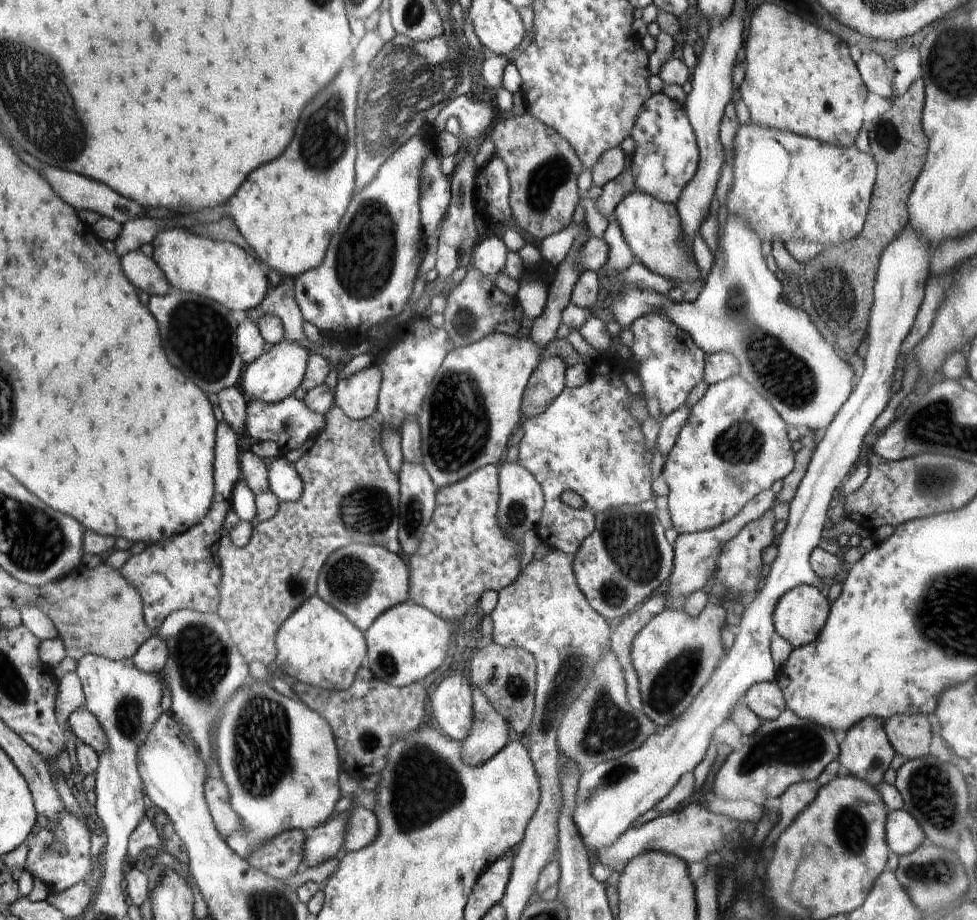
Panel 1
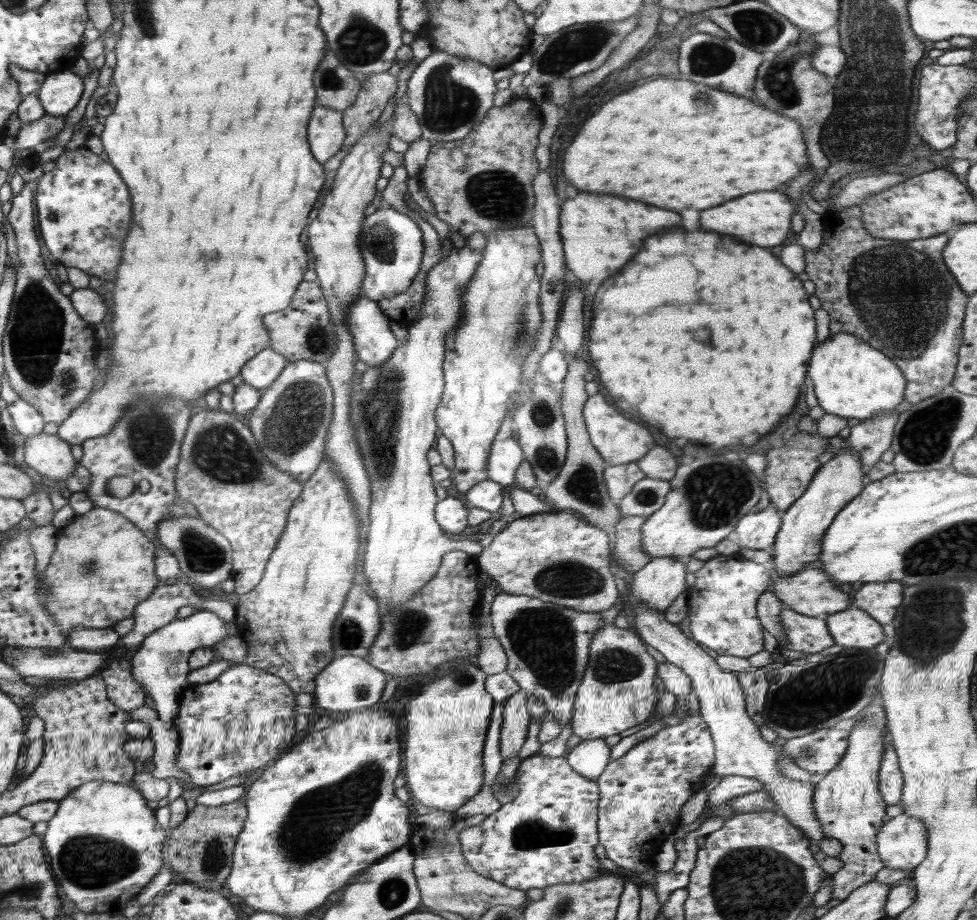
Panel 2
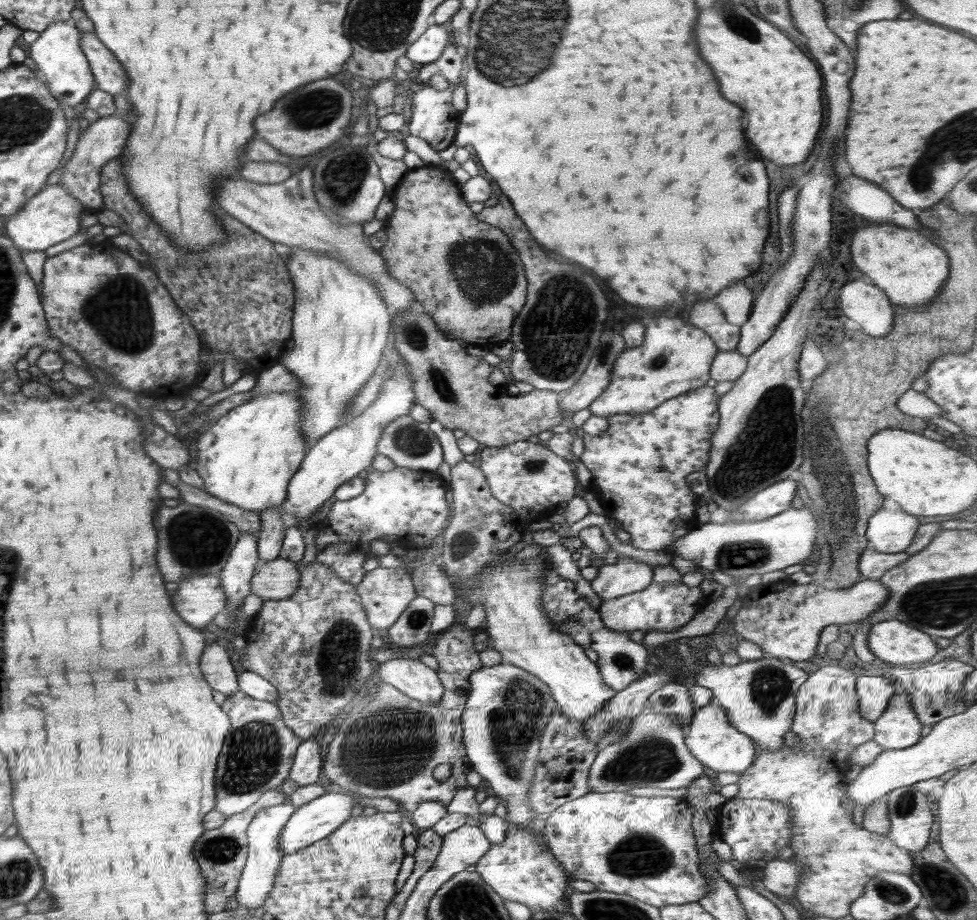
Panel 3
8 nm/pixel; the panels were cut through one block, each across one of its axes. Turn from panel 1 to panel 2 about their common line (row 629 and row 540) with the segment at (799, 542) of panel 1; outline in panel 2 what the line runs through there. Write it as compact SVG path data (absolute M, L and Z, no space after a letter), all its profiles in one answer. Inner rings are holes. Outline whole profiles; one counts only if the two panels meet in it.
M766 507L761 511L753 510L738 521L733 537L745 548L767 549L775 544L780 525L781 516L778 515L778 509Z

